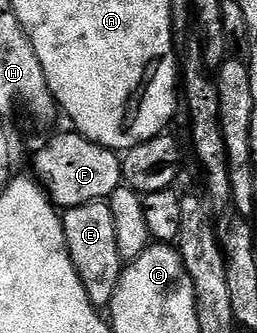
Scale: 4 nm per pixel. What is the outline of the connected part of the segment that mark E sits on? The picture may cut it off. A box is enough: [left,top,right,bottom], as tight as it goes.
[61,201,124,307]

